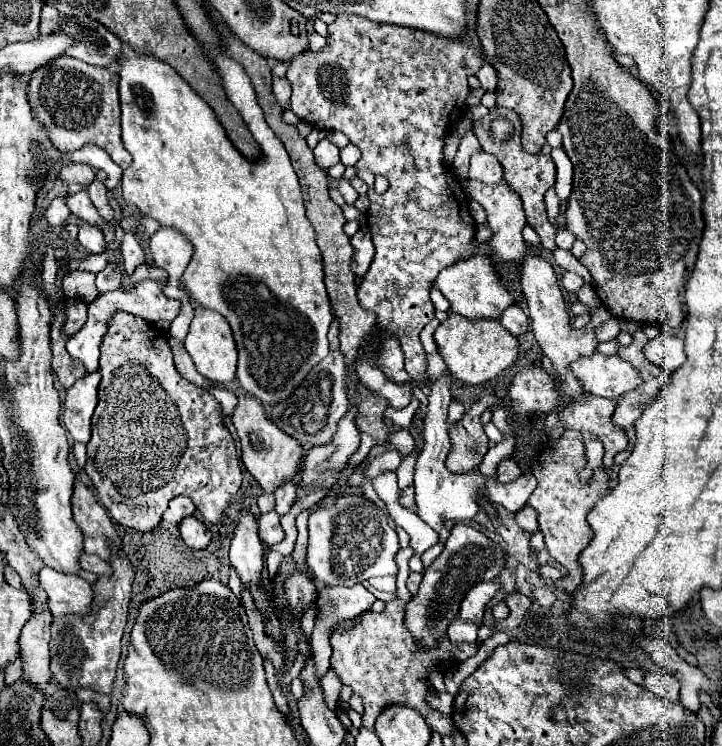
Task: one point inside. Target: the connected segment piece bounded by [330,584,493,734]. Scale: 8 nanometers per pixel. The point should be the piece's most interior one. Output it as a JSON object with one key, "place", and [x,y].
{"place":[379,659]}

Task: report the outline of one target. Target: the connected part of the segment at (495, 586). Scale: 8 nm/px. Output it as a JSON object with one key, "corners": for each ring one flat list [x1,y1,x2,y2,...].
{"corners":[[488,580,488,582,476,584,476,586,466,594,466,598,462,600,460,620,480,626,482,620,484,620,484,608,486,608,486,604,496,596,498,590,500,590,500,582,498,582,498,580,496,580,496,582,494,582,494,580]]}

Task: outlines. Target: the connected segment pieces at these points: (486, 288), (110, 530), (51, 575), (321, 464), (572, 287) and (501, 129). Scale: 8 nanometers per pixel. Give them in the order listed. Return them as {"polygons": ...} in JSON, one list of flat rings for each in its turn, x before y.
{"polygons":[[[474,256,470,260,464,260,464,262,458,262,454,266,444,268,436,278,436,288,450,302,450,310,454,314,460,314,460,316,470,318,470,320,476,320,476,318,498,320,502,316,502,310,506,310,508,306,514,304,514,298,502,286,498,272,492,268,492,260,486,256]],[[74,480,72,492,72,514,74,522,84,534,84,552,98,554,106,562,110,562,116,548,122,544,114,524,108,518,108,512,98,502,96,494,82,482]],[[44,566,38,576,48,594,52,616,88,614,92,604,92,588,84,578,76,574,64,574,48,566]],[[356,406,348,410,348,414,340,420,340,426,332,438,330,444,314,446,306,458,300,472,304,486,318,486,324,484,326,488,332,488,338,478,340,470,346,466,348,458,358,450,360,444,360,432,354,422]],[[564,272,562,274,562,284,564,284,564,288,568,292,576,292,584,284,584,280,578,274,574,274,574,272]],[[496,118,490,126,490,132,496,140,506,140,506,138,512,138,512,124,506,120,506,118]]]}

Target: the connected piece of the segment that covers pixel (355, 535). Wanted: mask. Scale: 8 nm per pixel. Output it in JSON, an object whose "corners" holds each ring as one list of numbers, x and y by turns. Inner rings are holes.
{"corners":[[346,494,336,498,332,508,314,510,308,518,308,532,308,566,316,576,316,582,322,586,354,586,372,576,396,576,398,572,398,564,394,560,400,550,396,530,388,524,388,516,362,494]]}

